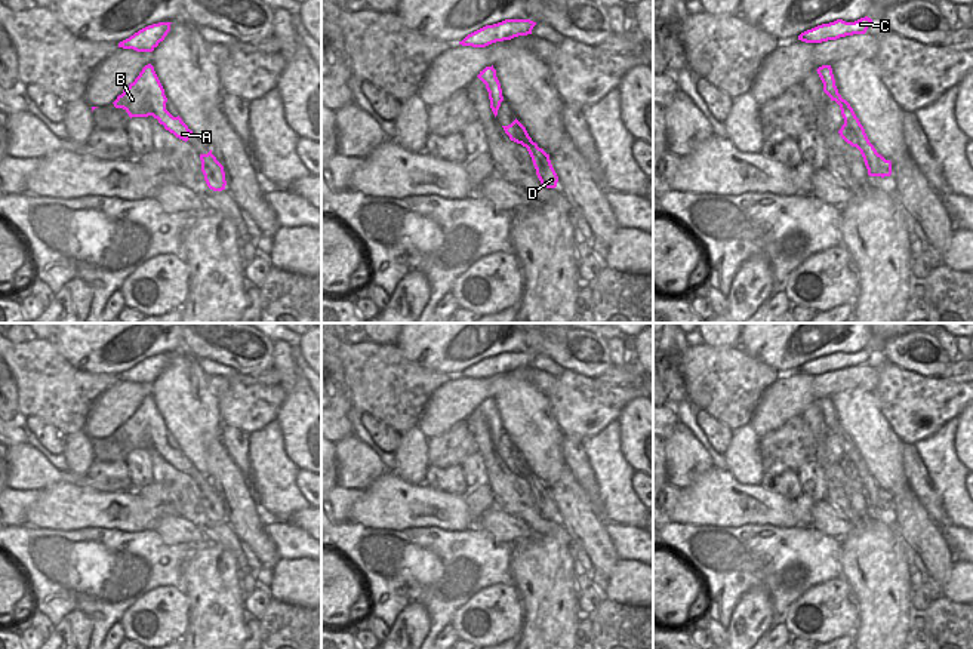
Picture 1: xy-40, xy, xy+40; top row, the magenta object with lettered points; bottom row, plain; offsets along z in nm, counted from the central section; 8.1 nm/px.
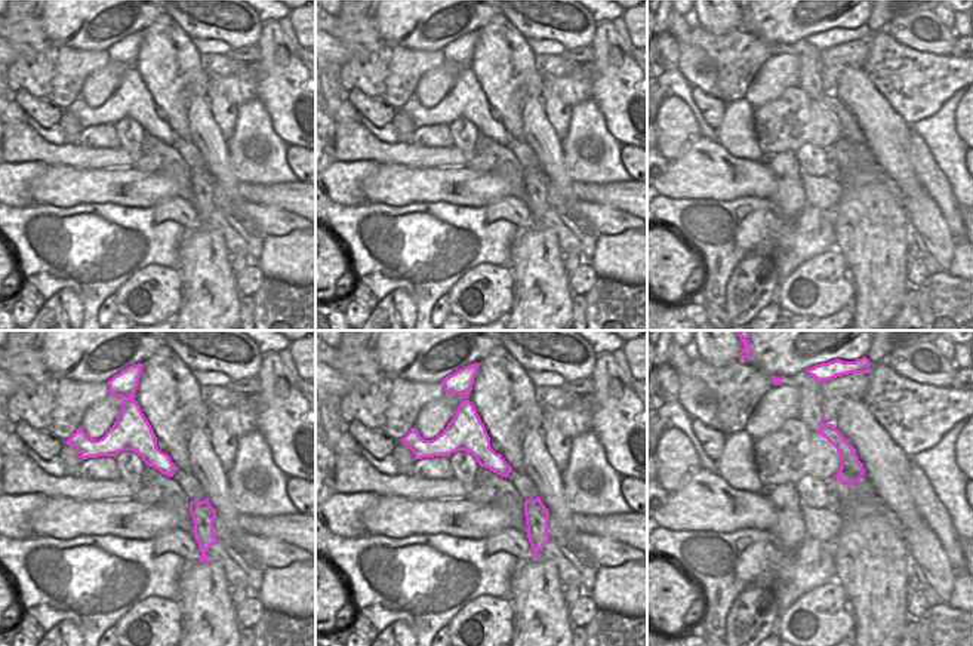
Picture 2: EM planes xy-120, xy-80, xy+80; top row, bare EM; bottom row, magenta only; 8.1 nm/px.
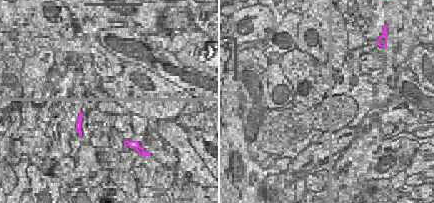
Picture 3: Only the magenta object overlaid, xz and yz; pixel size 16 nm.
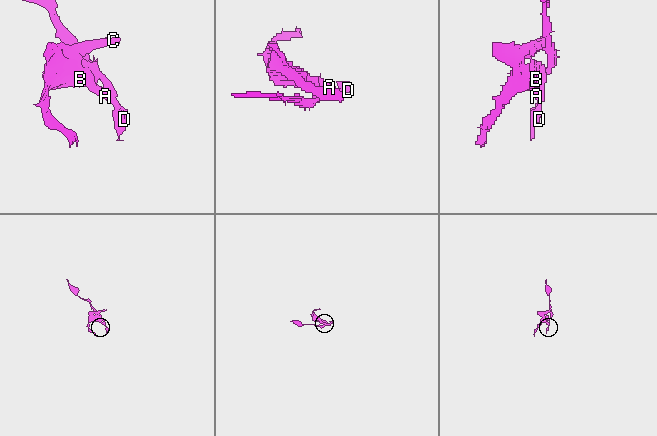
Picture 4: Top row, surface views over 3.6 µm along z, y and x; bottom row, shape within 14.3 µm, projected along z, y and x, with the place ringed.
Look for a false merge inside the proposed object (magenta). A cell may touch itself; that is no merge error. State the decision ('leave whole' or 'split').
split

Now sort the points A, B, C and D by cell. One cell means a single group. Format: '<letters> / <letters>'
A B C / D

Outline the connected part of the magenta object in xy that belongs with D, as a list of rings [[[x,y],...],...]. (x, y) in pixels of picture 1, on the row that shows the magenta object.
[[[521,123],[520,132],[521,132],[521,145],[527,148],[541,184],[546,188],[555,188],[558,176],[551,164],[549,154],[546,154],[542,148],[538,147],[536,142],[532,141],[526,127]]]

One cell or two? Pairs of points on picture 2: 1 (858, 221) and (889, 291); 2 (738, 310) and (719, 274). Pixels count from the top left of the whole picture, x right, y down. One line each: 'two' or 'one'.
1: one
2: two

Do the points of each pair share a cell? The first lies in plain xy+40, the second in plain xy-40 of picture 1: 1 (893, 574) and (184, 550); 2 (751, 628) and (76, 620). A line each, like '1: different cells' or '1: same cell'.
1: different cells
2: same cell

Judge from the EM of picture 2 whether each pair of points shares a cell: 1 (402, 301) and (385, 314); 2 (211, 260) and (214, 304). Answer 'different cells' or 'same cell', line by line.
1: same cell
2: same cell

